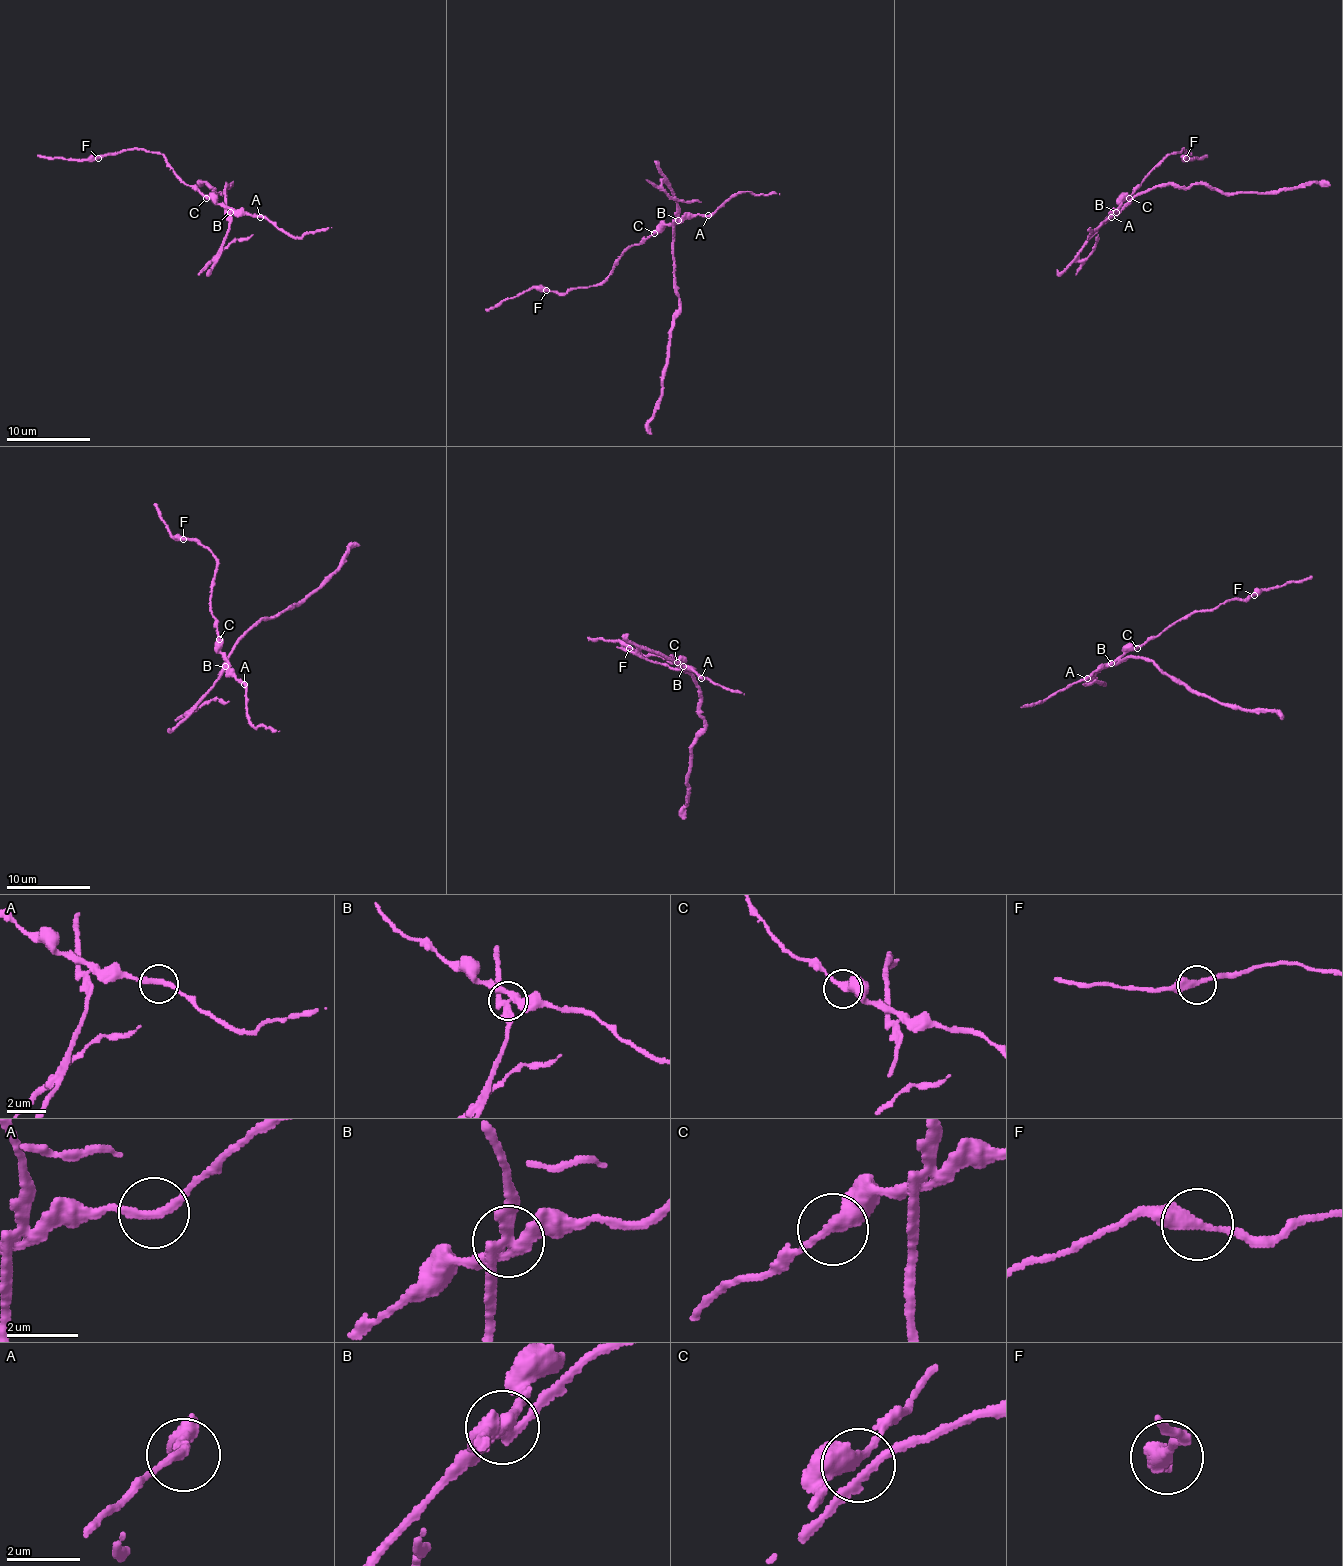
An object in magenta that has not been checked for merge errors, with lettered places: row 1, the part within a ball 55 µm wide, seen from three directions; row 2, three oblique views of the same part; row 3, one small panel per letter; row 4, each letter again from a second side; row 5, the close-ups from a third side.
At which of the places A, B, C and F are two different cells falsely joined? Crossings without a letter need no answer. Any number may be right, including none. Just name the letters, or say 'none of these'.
B

